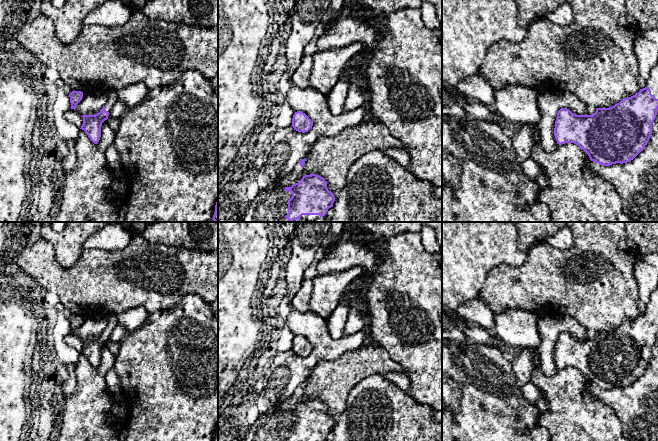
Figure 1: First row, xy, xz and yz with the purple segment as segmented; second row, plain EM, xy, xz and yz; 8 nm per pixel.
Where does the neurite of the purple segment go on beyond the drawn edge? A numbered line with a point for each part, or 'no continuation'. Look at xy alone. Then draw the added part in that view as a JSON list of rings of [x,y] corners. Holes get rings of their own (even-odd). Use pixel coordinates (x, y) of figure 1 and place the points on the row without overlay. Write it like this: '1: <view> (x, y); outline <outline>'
1: xy (112, 323); outline [[[110,314],[108,315],[108,319],[109,319],[108,325],[106,326],[104,330],[105,330],[106,335],[110,336],[113,329],[117,326],[116,315]]]

